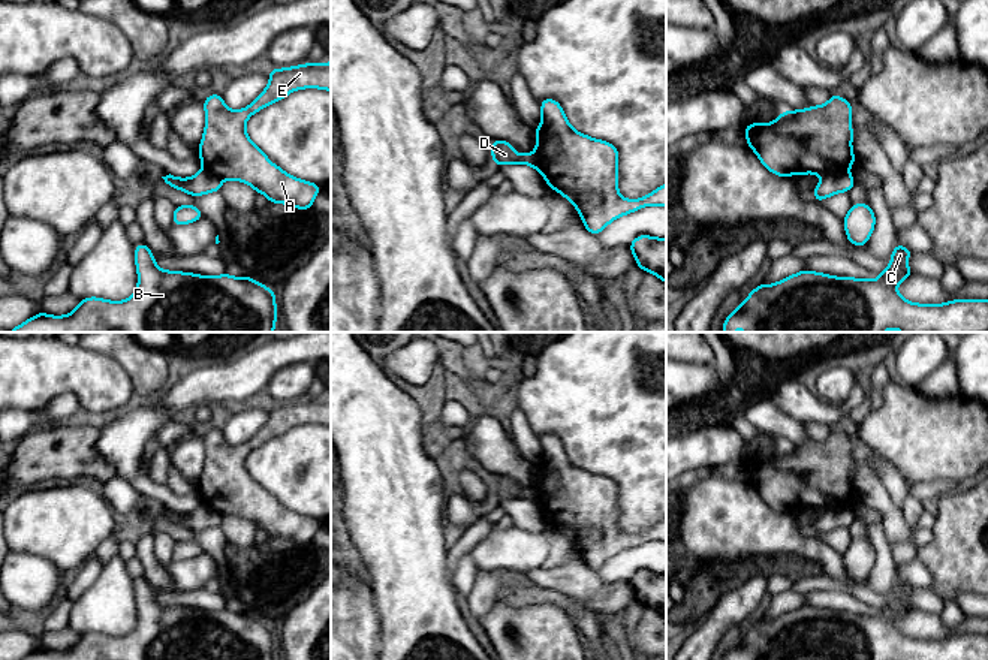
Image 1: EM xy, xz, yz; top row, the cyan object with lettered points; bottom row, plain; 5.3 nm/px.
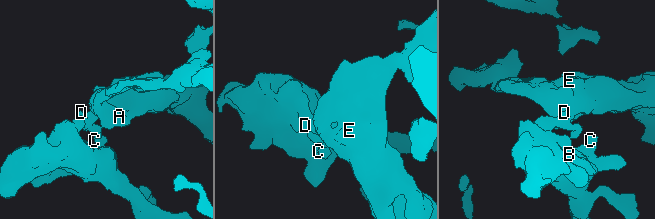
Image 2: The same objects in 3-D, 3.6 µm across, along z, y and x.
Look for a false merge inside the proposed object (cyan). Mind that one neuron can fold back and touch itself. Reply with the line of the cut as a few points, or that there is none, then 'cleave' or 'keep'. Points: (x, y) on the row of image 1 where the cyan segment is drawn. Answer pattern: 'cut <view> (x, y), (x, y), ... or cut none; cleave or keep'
cut none; keep

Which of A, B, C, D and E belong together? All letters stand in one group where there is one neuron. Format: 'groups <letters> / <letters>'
groups A B C D E

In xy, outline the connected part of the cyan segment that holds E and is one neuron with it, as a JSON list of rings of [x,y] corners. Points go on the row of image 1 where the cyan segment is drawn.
[[[331,61],[284,69],[269,67],[266,88],[244,109],[232,111],[223,102],[222,94],[210,94],[202,102],[205,130],[198,151],[204,168],[190,178],[171,174],[162,178],[172,189],[192,196],[220,192],[223,180],[235,180],[265,195],[268,202],[311,210],[322,186],[295,178],[271,163],[246,133],[246,121],[253,114],[287,97],[293,90],[302,88],[331,91]]]

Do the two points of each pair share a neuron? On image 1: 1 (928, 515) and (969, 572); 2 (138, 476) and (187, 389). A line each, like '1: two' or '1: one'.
1: two
2: one

